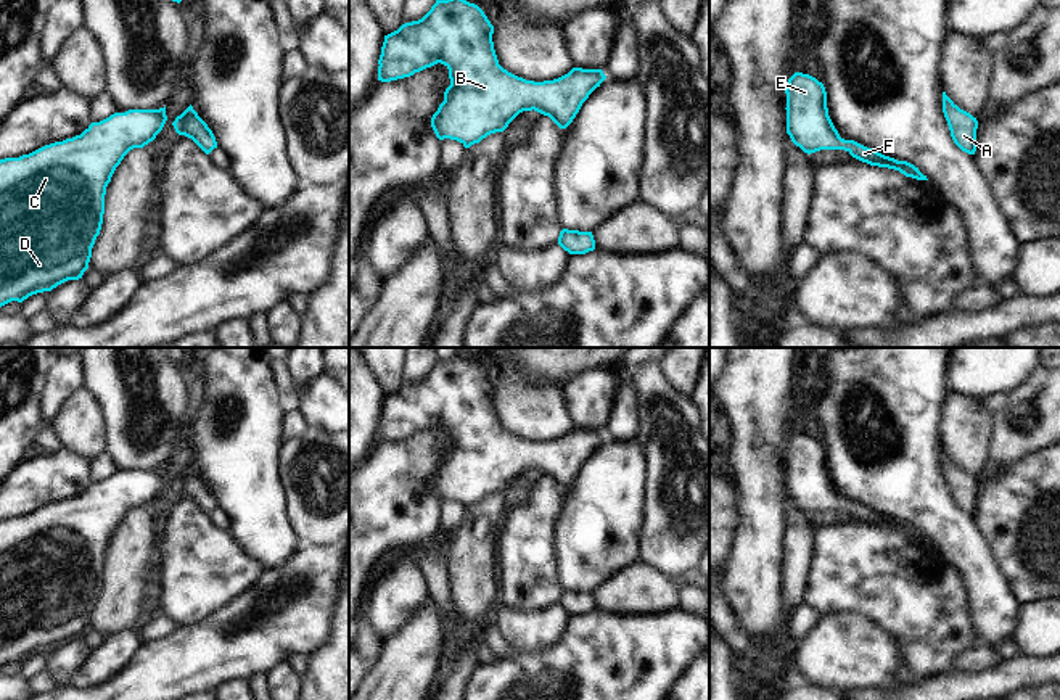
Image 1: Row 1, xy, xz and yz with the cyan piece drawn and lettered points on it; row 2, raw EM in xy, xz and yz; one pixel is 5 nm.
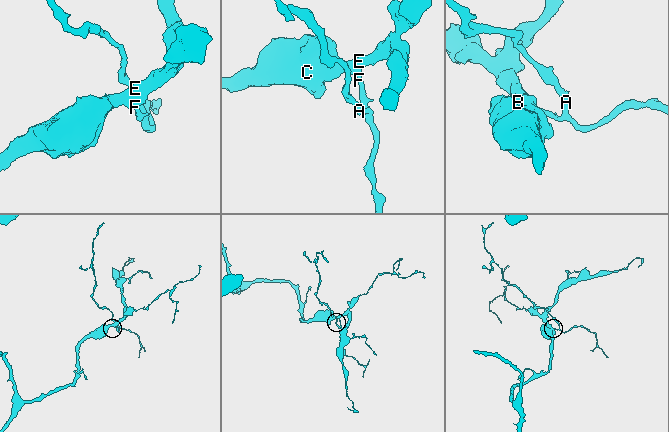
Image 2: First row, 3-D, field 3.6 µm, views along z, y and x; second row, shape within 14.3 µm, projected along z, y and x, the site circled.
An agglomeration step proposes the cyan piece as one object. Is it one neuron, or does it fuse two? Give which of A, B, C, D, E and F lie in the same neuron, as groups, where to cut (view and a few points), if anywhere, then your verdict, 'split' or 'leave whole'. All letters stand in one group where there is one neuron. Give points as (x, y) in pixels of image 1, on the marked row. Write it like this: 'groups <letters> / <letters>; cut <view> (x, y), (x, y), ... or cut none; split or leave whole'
groups A B C D E F; cut none; leave whole

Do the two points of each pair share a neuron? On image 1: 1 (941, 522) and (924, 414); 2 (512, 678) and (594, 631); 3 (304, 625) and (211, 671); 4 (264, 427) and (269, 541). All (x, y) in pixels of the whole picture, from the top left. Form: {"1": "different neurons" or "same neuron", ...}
{"1": "same neuron", "2": "same neuron", "3": "same neuron", "4": "same neuron"}

